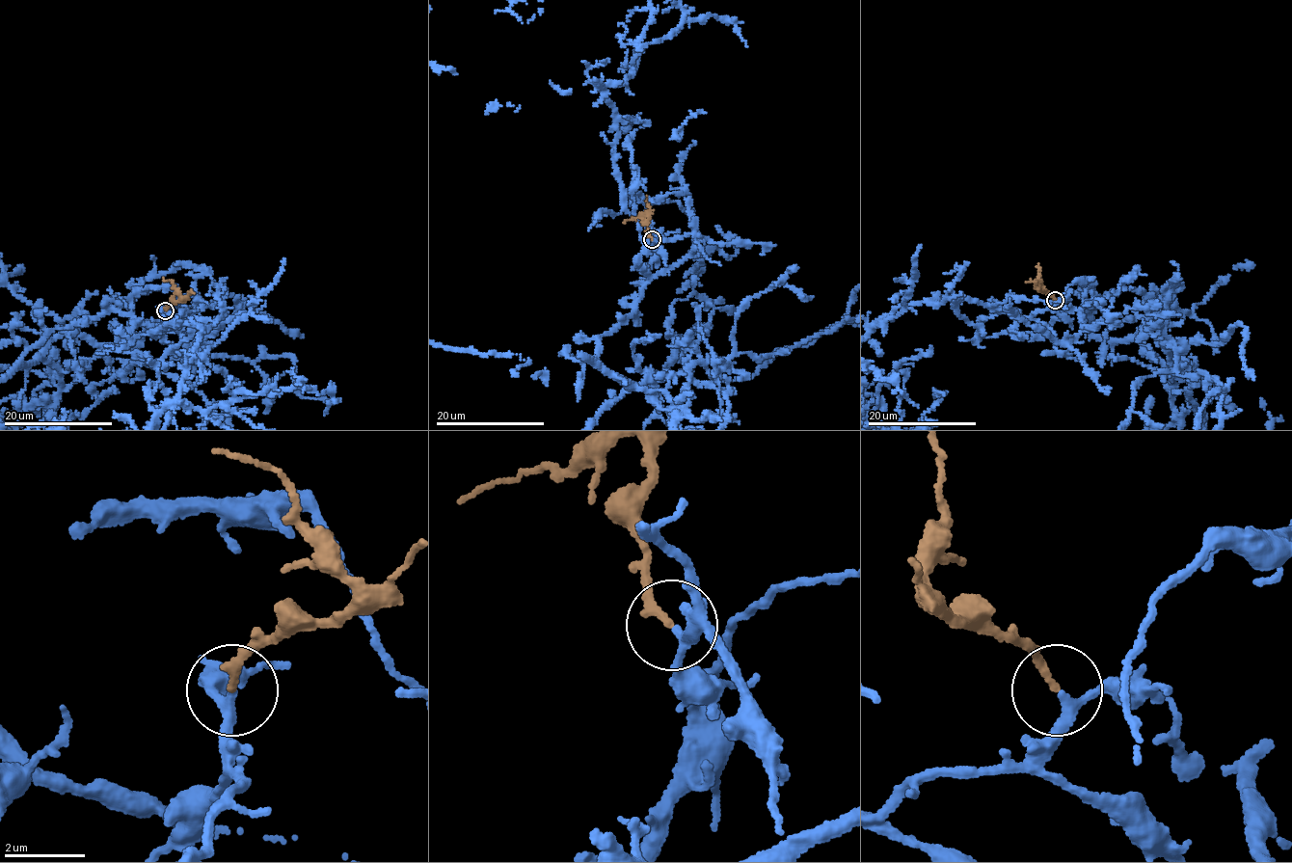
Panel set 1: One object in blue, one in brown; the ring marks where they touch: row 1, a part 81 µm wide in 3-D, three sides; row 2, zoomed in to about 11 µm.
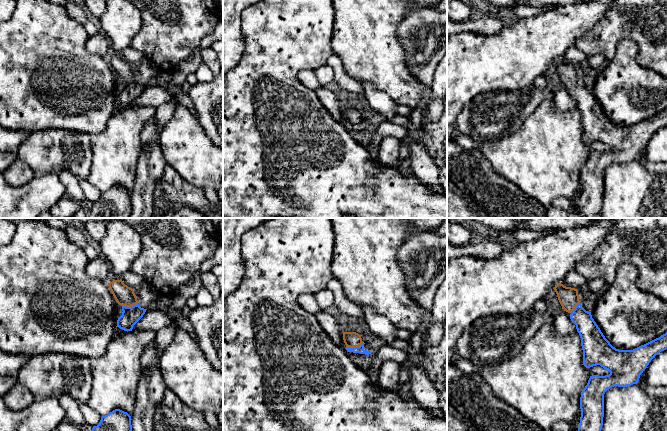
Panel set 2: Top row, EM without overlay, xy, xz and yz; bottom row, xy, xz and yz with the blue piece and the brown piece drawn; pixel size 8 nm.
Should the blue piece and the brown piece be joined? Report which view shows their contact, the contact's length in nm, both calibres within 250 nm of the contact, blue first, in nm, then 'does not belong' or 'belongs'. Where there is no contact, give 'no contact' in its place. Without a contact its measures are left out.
meets blue in xz; contact 150 nm long; 60 nm thick on the blue side, 130 nm on the other; belongs

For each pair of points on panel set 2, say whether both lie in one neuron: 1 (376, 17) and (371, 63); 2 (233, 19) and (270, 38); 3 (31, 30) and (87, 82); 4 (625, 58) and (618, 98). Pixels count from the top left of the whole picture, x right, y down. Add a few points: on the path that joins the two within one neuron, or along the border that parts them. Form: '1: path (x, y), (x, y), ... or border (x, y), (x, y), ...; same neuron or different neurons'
1: path (371, 28), (371, 52); same neuron
2: border (243, 10), (242, 35), (245, 46); different neurons
3: path (45, 44), (73, 72); same neuron
4: path (624, 68), (623, 77), (613, 89); same neuron

